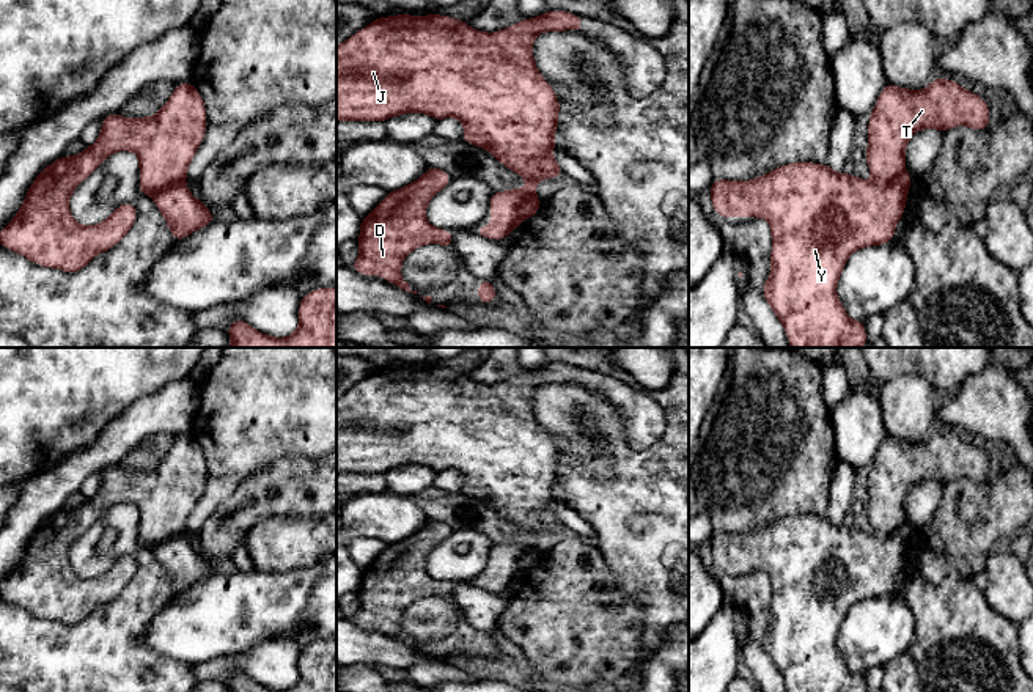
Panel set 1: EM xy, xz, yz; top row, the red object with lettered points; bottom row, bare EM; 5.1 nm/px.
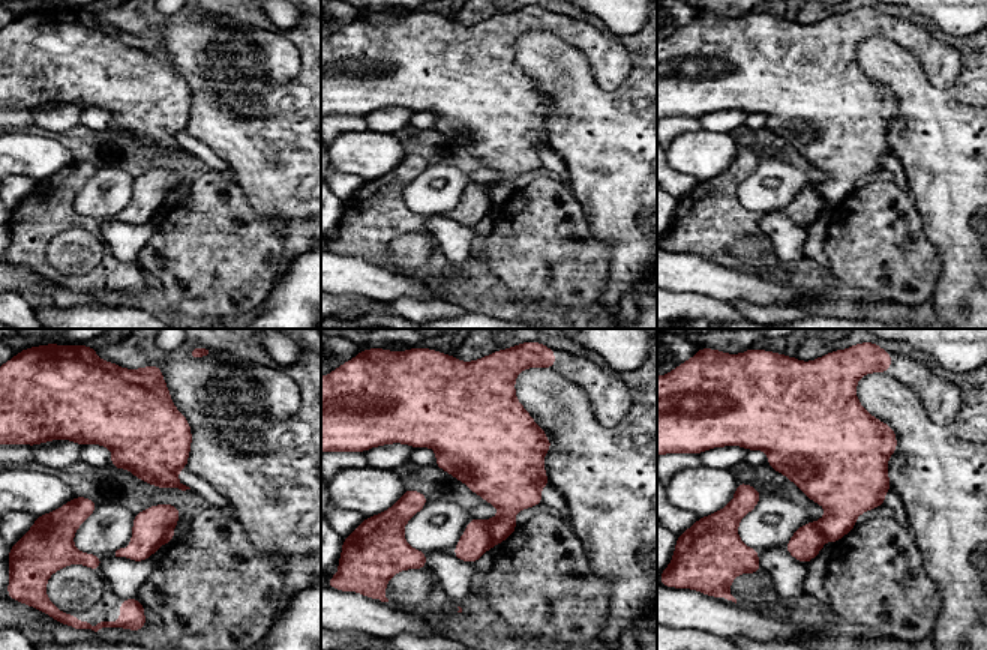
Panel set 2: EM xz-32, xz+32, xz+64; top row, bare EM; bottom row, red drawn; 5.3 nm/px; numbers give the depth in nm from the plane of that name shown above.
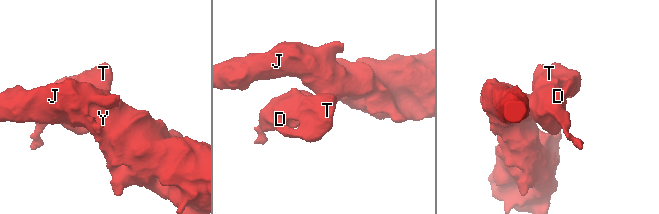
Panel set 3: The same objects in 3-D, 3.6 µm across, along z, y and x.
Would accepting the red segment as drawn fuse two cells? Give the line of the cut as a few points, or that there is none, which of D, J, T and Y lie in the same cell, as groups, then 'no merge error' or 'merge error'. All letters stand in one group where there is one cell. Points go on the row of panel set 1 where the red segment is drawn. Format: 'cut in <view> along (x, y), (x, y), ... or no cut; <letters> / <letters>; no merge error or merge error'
cut in xz along (535, 194), (530, 194), (521, 205), (521, 220); D T / J Y; merge error

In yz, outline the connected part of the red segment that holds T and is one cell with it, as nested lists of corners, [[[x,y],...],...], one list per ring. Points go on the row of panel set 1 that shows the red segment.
[[[940,75],[923,90],[885,83],[868,123],[865,160],[873,181],[884,186],[906,173],[906,146],[915,132],[931,127],[945,134],[953,126],[986,131],[987,102]]]

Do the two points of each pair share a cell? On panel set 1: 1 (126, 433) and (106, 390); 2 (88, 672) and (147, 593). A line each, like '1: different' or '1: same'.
1: different
2: same

